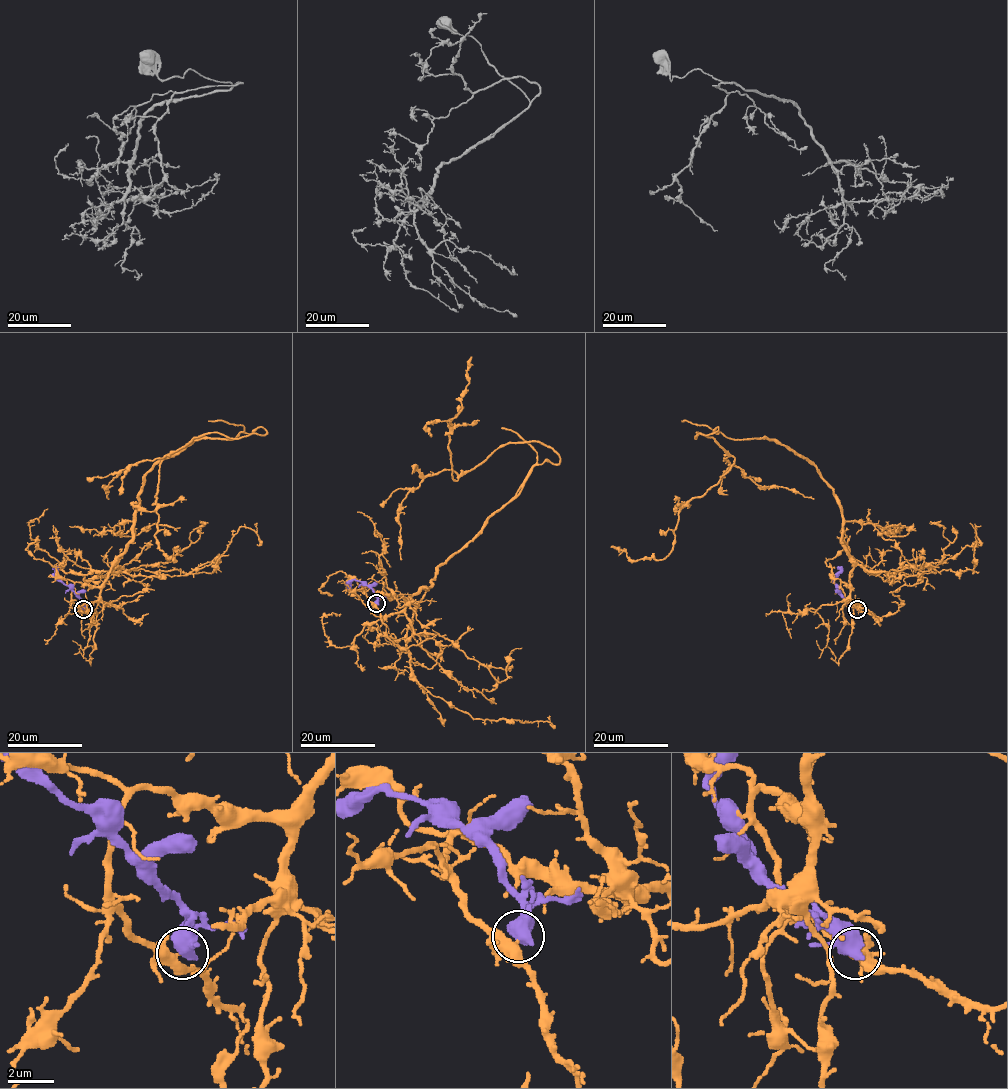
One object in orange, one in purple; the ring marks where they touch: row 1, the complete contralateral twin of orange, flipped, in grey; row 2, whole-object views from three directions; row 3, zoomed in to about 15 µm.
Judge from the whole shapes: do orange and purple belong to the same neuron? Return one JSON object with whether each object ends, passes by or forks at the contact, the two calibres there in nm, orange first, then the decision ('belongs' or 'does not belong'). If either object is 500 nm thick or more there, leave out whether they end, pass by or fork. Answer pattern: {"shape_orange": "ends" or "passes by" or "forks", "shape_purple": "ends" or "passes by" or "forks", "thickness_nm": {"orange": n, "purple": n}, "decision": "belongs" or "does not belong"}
{"thickness_nm": {"orange": 320, "purple": 750}, "decision": "does not belong"}

